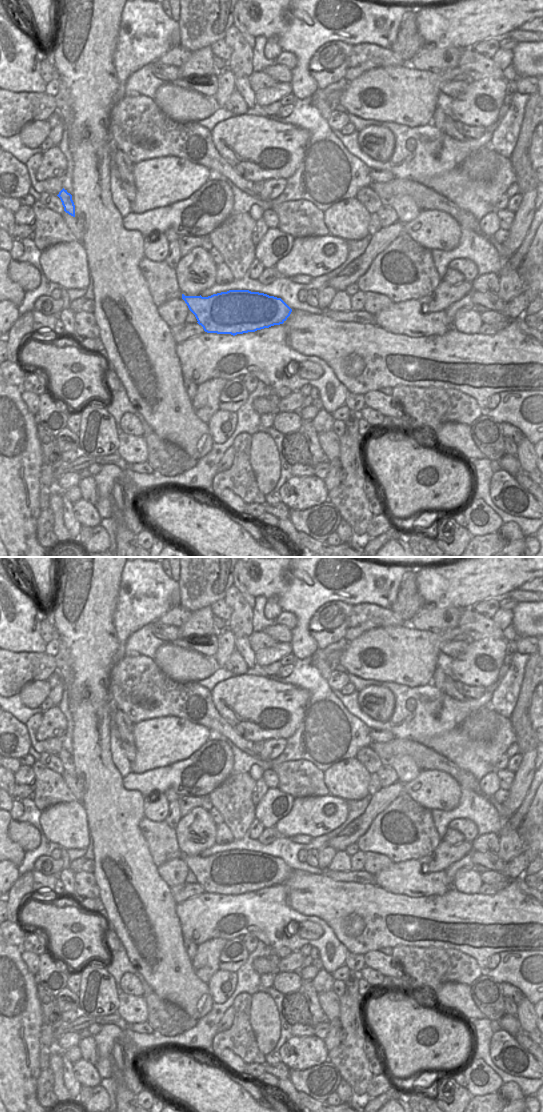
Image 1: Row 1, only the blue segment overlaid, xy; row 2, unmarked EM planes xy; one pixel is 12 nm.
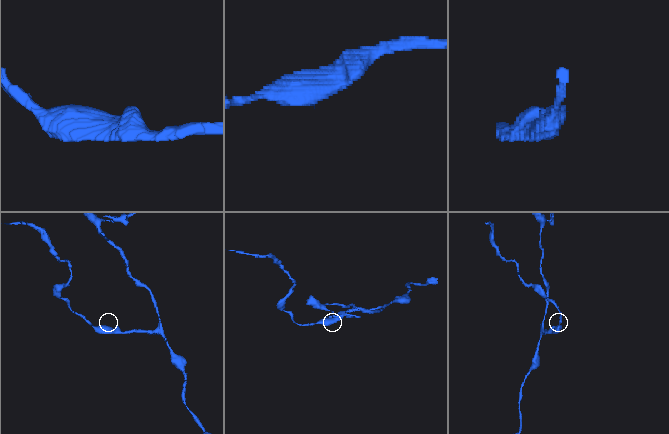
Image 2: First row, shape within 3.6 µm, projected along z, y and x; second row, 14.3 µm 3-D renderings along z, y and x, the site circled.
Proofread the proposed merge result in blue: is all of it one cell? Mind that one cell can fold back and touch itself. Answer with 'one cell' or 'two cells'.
one cell

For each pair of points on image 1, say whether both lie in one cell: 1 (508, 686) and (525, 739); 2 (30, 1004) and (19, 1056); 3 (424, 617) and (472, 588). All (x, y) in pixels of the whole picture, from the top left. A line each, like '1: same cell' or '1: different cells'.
1: different cells
2: same cell
3: different cells

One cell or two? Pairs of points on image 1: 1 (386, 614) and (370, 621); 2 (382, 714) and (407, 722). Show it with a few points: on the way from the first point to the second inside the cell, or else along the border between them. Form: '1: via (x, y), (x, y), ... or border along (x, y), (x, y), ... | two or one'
1: via (382, 617), (374, 617) | one
2: border along (393, 694), (394, 711), (387, 720), (368, 716) | two

